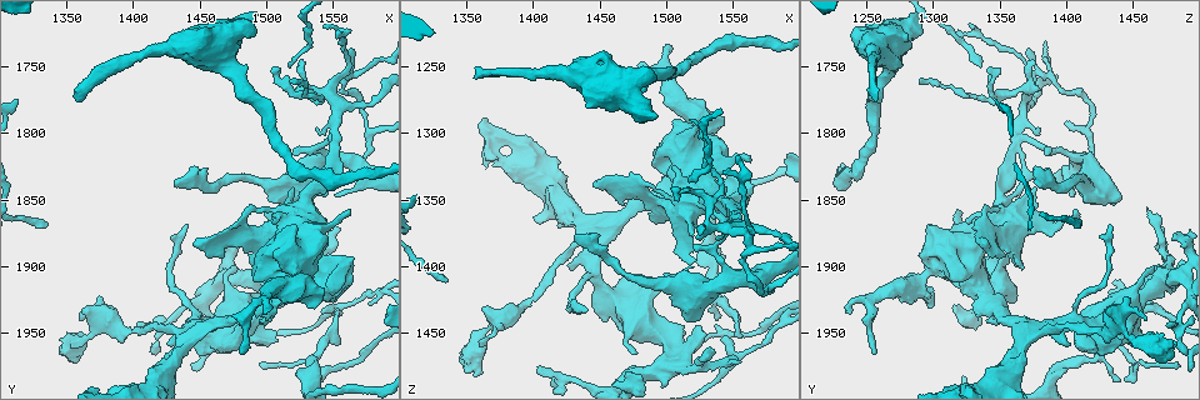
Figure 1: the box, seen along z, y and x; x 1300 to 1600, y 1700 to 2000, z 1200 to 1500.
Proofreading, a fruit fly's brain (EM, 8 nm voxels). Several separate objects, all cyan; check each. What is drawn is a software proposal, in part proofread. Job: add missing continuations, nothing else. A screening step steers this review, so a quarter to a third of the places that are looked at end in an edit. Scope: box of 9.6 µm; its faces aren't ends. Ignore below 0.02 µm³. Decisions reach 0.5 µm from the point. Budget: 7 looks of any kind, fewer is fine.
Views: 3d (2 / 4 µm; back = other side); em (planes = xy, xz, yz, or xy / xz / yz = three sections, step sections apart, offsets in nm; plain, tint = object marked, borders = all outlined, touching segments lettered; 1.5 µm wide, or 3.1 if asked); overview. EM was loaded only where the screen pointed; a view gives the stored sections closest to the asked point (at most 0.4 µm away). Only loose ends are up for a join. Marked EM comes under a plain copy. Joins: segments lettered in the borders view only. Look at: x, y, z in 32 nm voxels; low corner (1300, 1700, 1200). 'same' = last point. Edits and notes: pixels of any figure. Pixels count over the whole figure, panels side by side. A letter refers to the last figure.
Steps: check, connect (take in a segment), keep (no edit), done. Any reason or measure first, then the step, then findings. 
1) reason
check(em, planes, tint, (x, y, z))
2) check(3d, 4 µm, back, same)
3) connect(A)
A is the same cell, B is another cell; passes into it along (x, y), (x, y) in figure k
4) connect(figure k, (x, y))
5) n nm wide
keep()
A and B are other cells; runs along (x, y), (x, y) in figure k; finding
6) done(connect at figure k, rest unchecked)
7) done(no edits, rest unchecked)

stops while still wide
check(em, xy, step 8, tint, (1512, 1930, 1446))

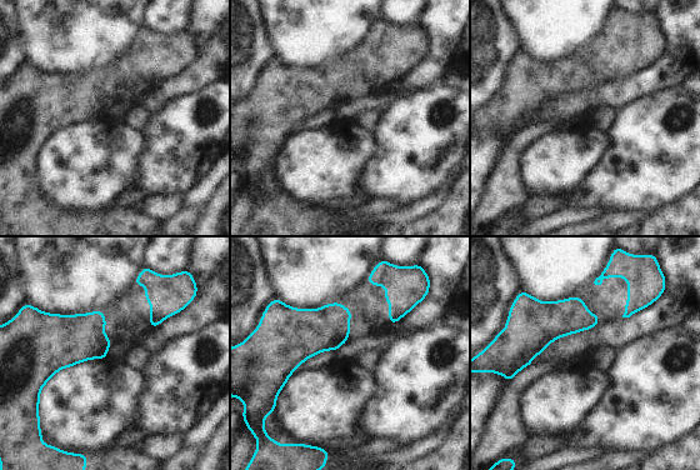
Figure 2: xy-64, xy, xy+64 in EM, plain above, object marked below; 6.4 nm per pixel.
see the neighbours
check(em, xy, step 8, borders, same)

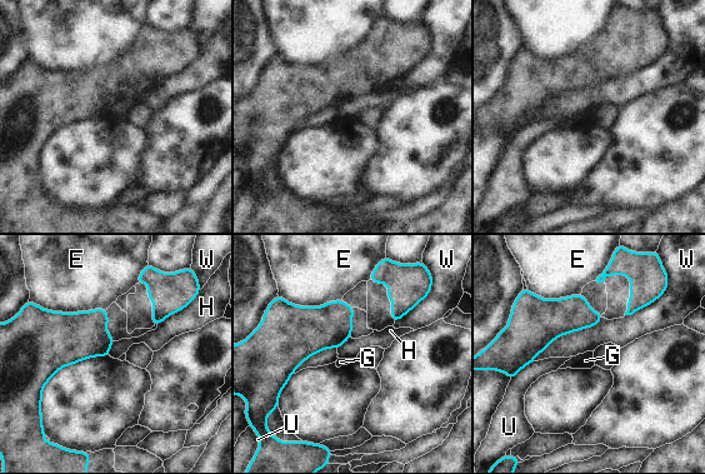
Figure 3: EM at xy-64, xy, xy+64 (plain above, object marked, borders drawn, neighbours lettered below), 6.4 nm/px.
W touches over 550 nm
keep()
E, G, H, U and W are other cells; border along (46, 308), (54, 312), (106, 309) in figure 3; none of them fits

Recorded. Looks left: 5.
an open end
check(em, xz, step 8, tint, (1358, 1776, 1258))

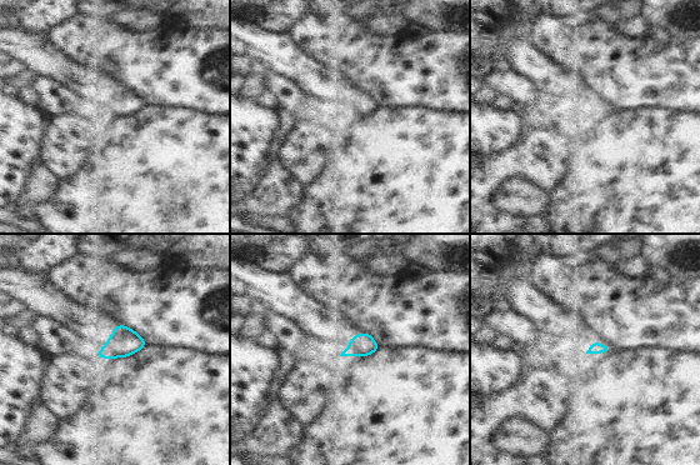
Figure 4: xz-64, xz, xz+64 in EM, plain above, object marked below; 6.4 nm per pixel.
cut it another way
check(em, planes, borders, same)

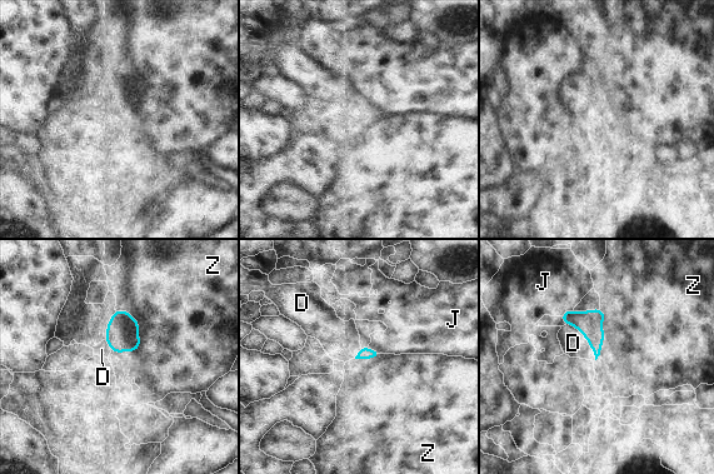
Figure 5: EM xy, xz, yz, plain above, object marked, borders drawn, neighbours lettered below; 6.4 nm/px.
Z touches over 320 nm
connect(D)
D is the same cell, J and Z are other cells; the neuron continues

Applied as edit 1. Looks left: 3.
free end
check(em, planes, borders, (1542, 1722, 1330))

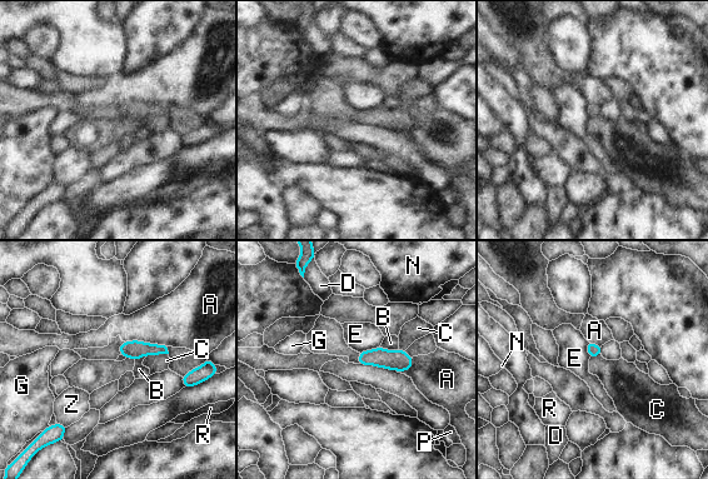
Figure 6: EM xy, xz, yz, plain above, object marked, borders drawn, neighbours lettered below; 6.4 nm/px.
80 nm wide
keep()
A, B, C, D, E, G, N, P, R and Z are other cells; border along (168, 353), (146, 357) in figure 6; none of them fits

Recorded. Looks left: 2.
done(connect at figure 5, rest unchecked)

